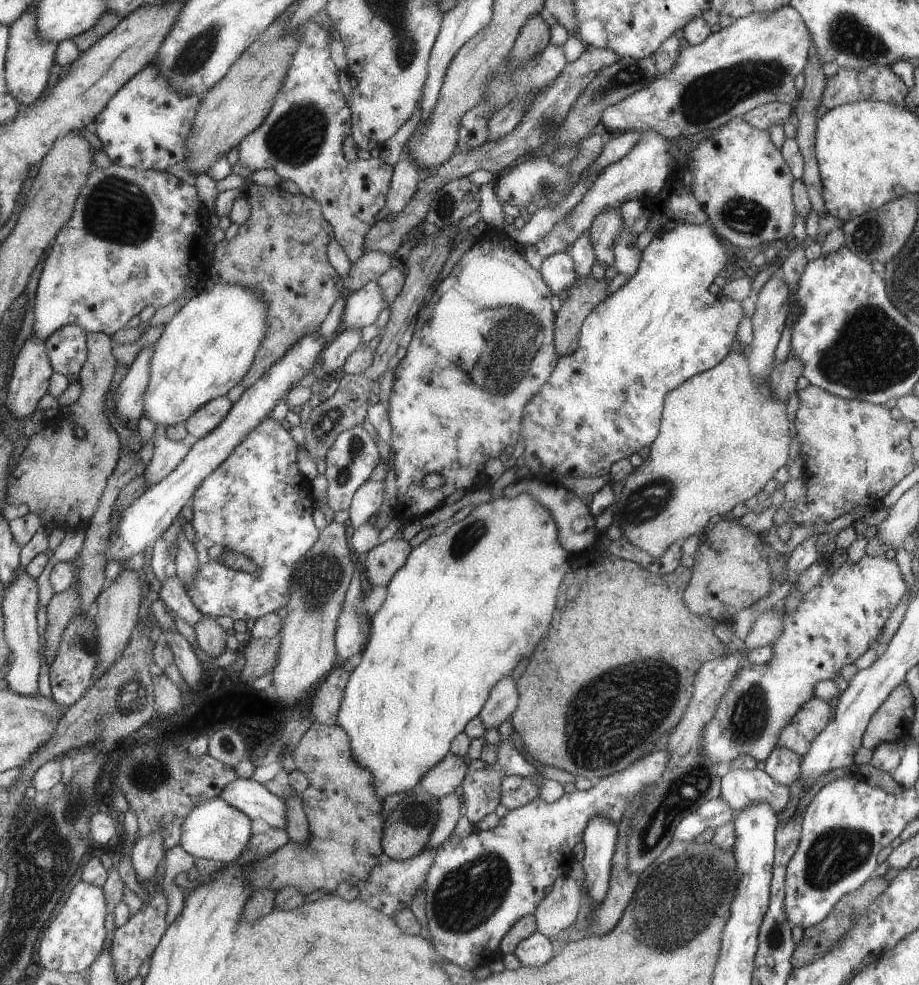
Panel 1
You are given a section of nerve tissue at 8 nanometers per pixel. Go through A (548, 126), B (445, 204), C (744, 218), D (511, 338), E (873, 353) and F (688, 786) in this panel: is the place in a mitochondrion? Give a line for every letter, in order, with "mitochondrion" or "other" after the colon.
A: mitochondrion
B: mitochondrion
C: mitochondrion
D: mitochondrion
E: mitochondrion
F: mitochondrion

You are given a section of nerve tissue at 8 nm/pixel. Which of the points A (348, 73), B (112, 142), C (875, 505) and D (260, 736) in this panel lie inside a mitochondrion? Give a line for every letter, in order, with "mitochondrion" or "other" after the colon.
A: other
B: other
C: other
D: mitochondrion

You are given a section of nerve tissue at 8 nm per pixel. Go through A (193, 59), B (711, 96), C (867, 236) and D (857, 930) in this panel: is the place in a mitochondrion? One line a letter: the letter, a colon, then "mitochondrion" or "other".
A: mitochondrion
B: mitochondrion
C: mitochondrion
D: other

